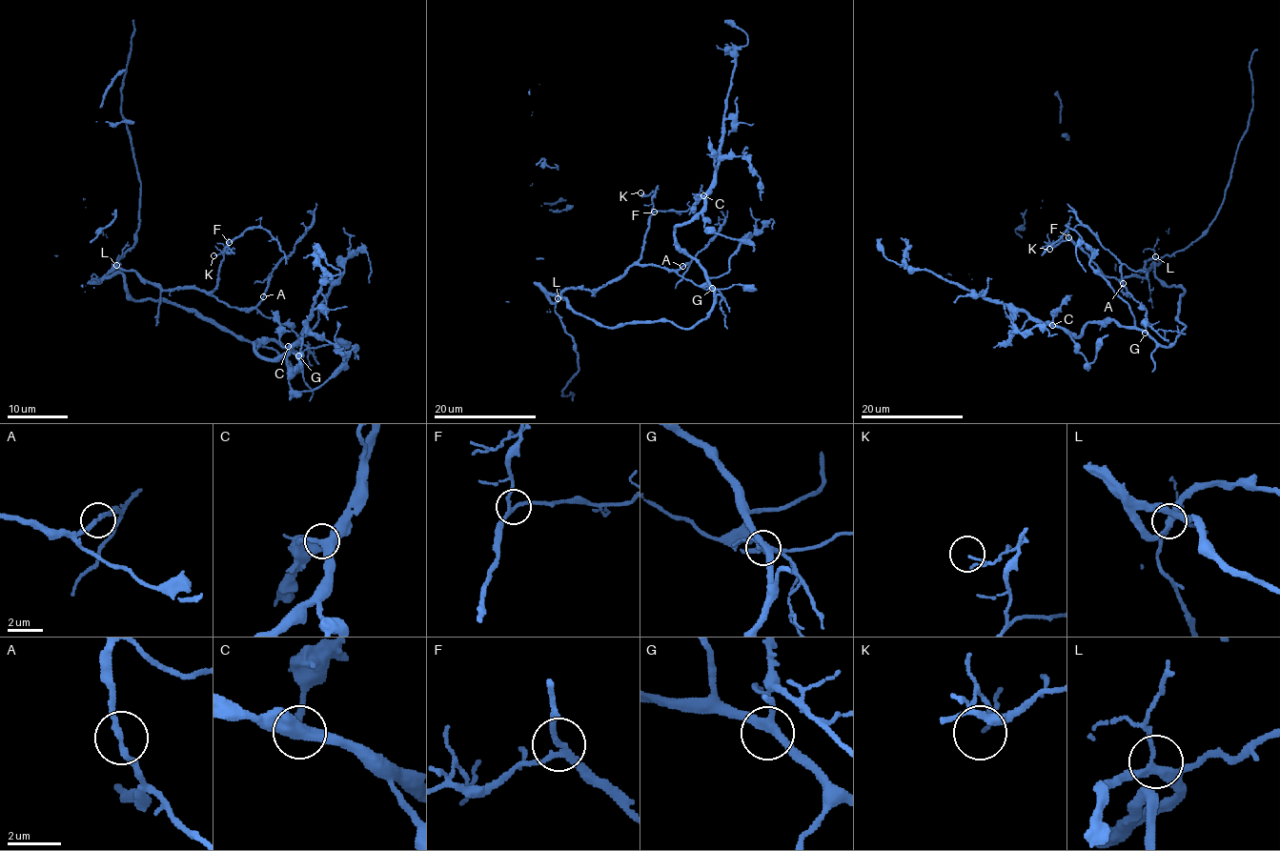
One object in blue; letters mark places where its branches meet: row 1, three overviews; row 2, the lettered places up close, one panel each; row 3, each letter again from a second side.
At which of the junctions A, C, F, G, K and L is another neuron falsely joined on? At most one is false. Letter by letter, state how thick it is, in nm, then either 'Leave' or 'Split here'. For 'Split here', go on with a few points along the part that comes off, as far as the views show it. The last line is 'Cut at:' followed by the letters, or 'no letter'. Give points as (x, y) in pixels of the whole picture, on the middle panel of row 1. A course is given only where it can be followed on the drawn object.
A: Thickness 200 nm. Leave
C: Thickness 360 nm. Leave
F: Thickness 170 nm. Leave
G: Thickness 300 nm. Leave
K: Thickness 110 nm. Leave
L: Thickness 280 nm. Leave
Cut at: no letter

